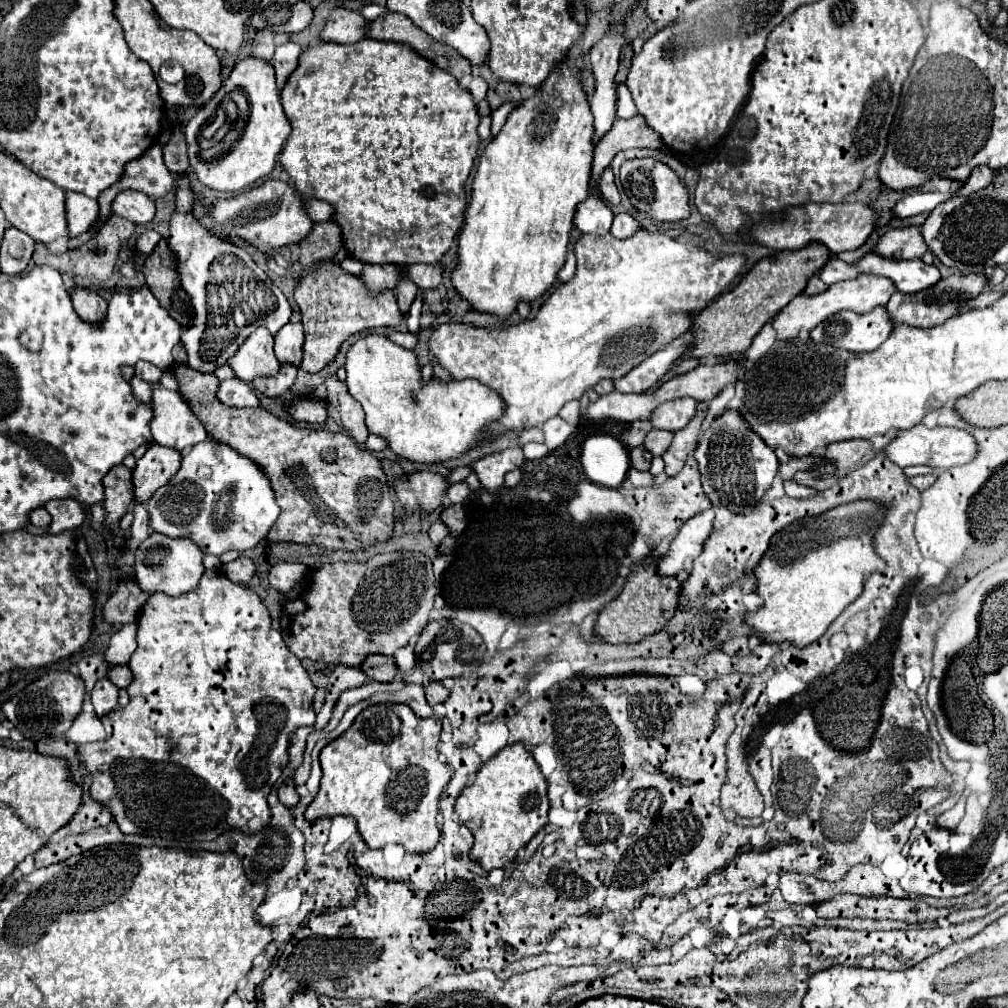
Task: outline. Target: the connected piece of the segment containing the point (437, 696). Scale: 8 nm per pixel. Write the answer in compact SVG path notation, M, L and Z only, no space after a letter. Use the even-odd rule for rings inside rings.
M434 681L434 683L430 683L428 687L426 687L426 701L434 707L434 705L438 705L438 703L444 703L446 699L448 699L448 695L450 695L450 691L446 689L446 687L442 687L438 681Z

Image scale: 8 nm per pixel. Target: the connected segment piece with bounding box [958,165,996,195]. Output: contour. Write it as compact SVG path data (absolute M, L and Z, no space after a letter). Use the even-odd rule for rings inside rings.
M980 165L978 169L974 169L974 173L968 177L968 181L964 183L964 187L960 189L958 195L968 195L968 193L974 193L978 189L984 189L992 183L996 171L994 169L988 169L986 165Z

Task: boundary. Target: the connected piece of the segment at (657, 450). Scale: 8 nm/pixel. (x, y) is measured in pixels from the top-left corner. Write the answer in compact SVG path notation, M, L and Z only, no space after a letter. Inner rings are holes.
M652 429L646 439L644 439L644 449L650 451L652 455L664 455L664 451L670 447L674 433L672 431L660 431Z

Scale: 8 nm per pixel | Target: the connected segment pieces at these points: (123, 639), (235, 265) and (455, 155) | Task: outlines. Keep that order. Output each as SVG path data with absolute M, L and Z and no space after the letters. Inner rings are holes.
M122 625L110 639L108 649L104 651L104 659L110 667L116 665L126 665L130 655L136 649L136 625Z
M178 179L178 193L176 193L176 213L170 221L170 239L168 239L168 247L172 249L174 257L176 257L176 273L180 279L182 289L188 293L190 297L190 305L192 305L192 323L190 327L182 333L180 343L188 355L188 365L202 371L202 373L212 373L216 371L220 365L228 363L228 359L236 353L236 349L246 341L246 337L256 331L258 327L266 327L272 335L276 335L288 321L292 315L292 307L288 303L288 299L284 297L284 293L274 287L272 279L252 261L252 257L236 247L230 241L222 241L214 235L210 235L200 223L198 219L192 217L192 203L194 203L194 195L188 187L188 179Z
M360 39L352 45L332 45L332 43L318 43L314 47L308 47L300 61L298 69L290 75L290 81L286 83L286 89L282 89L280 95L284 113L292 125L292 133L280 153L280 165L290 177L290 185L300 193L300 195L310 195L320 201L326 201L332 205L334 215L332 221L342 229L342 243L348 255L360 263L394 263L394 265L414 265L414 263L424 263L424 265L436 265L442 255L450 249L454 243L458 231L462 229L464 221L464 209L466 209L466 181L470 177L474 159L478 155L478 123L480 115L476 109L476 103L472 95L458 85L450 73L442 73L442 69L430 65L424 57L418 57L408 45L398 45L398 43L384 43L376 39Z

